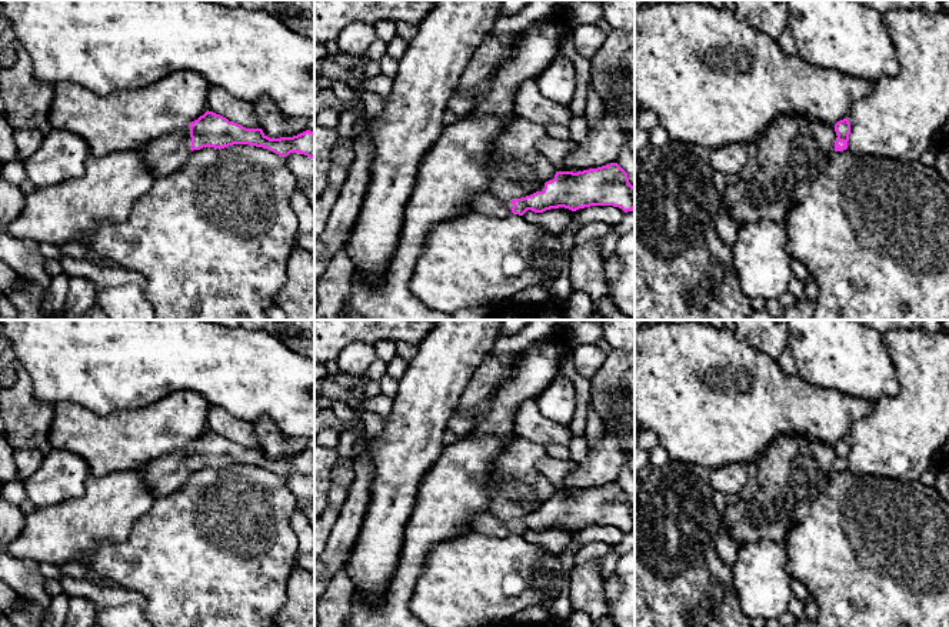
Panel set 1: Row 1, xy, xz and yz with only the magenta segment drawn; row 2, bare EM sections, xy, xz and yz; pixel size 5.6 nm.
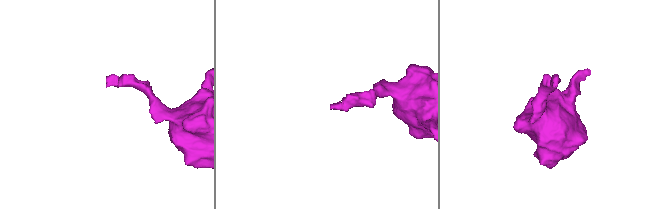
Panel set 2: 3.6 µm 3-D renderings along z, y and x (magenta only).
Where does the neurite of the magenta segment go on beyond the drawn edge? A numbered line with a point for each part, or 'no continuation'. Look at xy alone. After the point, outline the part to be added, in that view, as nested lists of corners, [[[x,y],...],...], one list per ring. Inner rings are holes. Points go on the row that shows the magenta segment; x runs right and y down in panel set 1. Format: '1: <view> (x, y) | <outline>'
1: xy (165, 154) | [[[190,127],[164,134],[140,149],[156,179],[177,170],[190,156]]]

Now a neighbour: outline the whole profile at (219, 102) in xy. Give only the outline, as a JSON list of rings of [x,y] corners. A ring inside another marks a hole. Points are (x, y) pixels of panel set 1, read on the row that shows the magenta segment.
[[[210,87],[207,110],[220,114],[246,129],[263,129],[256,116],[253,104],[232,96],[220,87]]]

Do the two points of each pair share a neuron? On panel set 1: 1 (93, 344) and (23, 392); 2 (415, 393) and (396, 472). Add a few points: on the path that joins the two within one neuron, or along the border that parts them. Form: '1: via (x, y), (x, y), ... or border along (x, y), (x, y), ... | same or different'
1: border along (22, 367), (30, 379), (33, 394), (52, 406) | different
2: via (415, 413), (413, 436), (403, 452) | same

